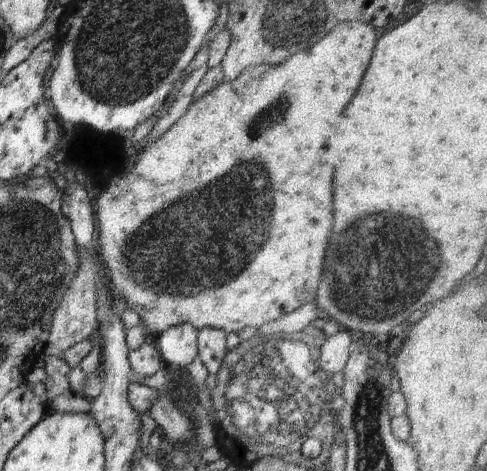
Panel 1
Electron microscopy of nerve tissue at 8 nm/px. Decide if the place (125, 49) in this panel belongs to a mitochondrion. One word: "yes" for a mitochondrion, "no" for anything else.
yes

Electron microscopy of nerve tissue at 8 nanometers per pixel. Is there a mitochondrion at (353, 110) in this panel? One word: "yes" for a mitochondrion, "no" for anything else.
no

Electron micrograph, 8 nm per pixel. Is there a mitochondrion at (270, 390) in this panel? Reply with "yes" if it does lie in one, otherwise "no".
yes

